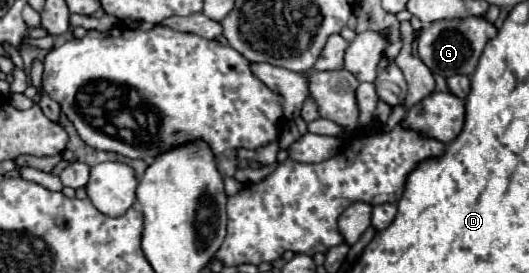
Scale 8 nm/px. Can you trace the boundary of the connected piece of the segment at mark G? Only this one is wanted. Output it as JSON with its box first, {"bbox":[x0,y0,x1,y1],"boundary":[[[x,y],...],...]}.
{"bbox":[417,16,497,78],"boundary":[[[469,16],[469,18],[455,18],[455,20],[439,20],[431,22],[423,28],[417,48],[419,48],[419,60],[433,72],[443,78],[465,74],[471,76],[479,64],[479,56],[485,48],[485,44],[497,34],[497,28],[487,22],[485,16]]]}

